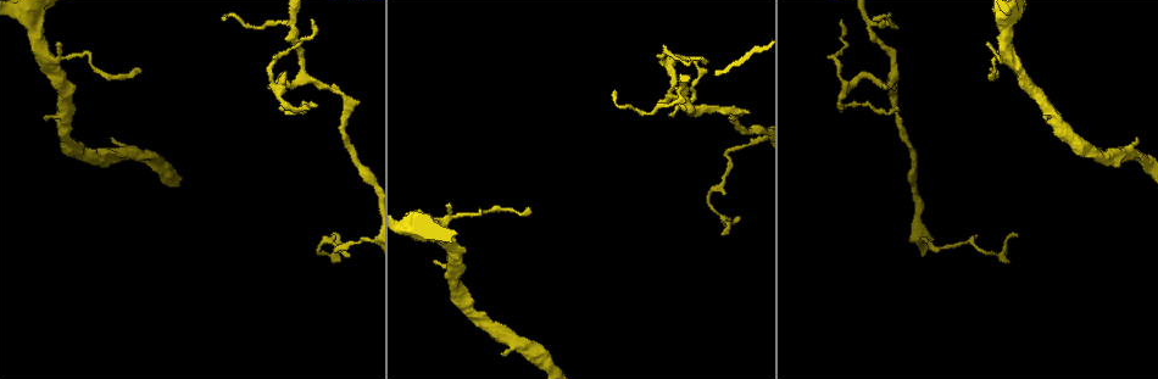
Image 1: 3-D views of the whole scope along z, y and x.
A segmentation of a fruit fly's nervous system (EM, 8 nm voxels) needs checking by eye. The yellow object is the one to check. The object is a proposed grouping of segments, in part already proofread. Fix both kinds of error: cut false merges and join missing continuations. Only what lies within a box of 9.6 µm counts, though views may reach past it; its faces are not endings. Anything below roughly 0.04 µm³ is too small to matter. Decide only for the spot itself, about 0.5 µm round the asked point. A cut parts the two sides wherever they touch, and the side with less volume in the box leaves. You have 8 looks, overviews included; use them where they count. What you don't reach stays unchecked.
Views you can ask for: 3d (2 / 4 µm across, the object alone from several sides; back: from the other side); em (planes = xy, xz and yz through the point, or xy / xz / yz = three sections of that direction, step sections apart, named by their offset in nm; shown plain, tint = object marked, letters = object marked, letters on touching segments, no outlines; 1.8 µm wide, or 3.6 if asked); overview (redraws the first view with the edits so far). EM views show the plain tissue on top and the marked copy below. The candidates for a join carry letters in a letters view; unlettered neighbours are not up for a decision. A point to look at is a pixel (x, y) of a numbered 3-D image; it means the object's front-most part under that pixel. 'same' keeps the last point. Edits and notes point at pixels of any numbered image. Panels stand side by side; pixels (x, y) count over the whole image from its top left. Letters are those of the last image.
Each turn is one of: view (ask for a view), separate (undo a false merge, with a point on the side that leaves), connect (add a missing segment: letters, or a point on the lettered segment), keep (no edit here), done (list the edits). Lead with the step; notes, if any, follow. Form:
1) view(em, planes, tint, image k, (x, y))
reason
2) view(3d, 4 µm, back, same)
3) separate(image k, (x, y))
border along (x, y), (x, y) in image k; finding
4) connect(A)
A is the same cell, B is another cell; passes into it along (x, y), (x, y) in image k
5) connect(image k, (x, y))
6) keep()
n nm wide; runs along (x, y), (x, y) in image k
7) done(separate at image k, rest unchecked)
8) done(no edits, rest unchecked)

view(em, xz, step 4, letters, image 1, (45, 121))
branch stops here

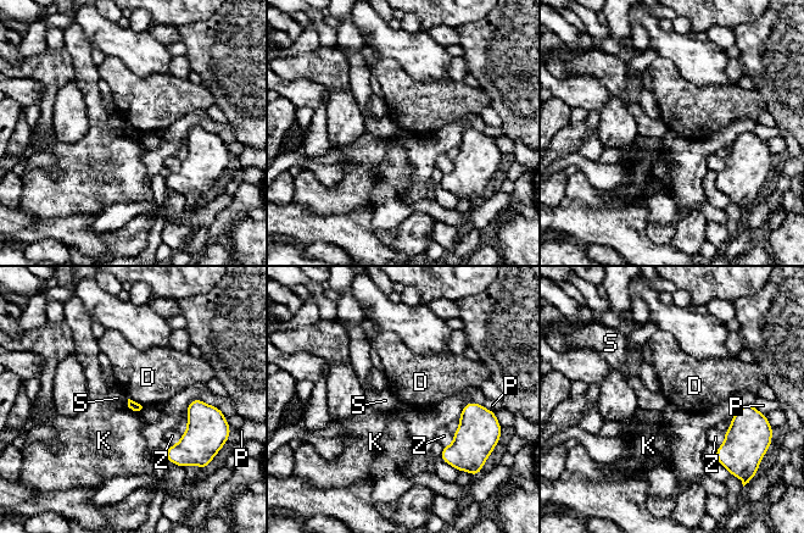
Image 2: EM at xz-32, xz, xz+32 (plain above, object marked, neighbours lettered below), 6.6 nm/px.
keep()
Z touches over 120 nm; D, K, P, S and Z are other cells; border along (128, 398), (141, 406) in image 2; no lettered segment goes on from it

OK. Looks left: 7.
view(em, planes, tint, image 1, (884, 86))
branch stops here

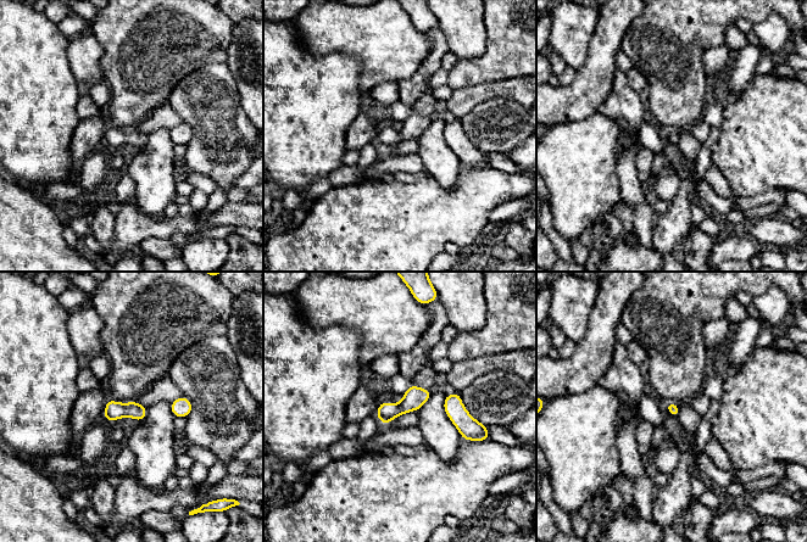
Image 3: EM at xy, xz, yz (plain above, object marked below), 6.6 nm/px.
view(em, planes, letters, same)

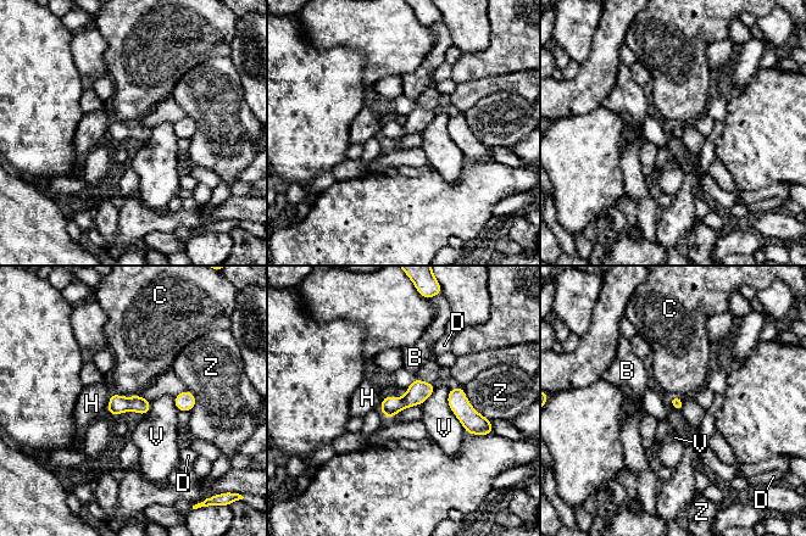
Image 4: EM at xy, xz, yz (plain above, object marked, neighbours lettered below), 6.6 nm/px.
keep()
B, C, D, H, V and Z are other cells; border along (114, 392), (121, 396), (138, 395) in image 4; none of them fits

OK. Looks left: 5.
view(3d, 4 µm, image 1, (722, 233))
branch stops here

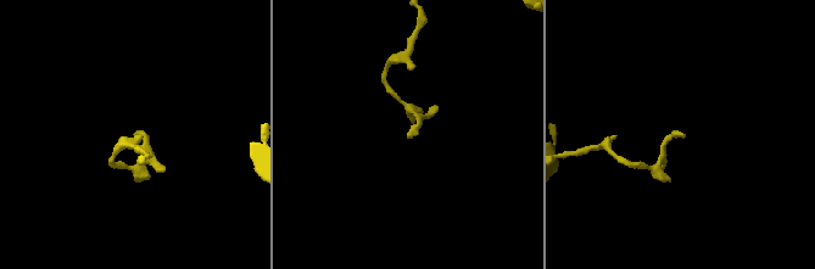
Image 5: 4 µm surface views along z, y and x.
view(em, planes, letters, image 5, (684, 137))
need the tissue

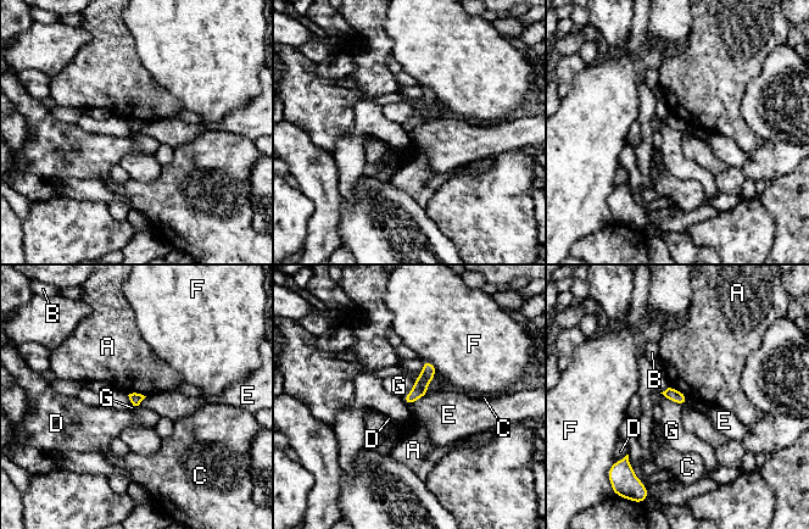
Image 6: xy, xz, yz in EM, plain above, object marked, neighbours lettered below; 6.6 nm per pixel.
keep()
A, B, C, D, E, F and G are other cells; runs along (427, 363), (427, 376), (408, 401) in image 6; no lettered segment goes on from it

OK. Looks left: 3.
done(no edits, rest unchecked)

